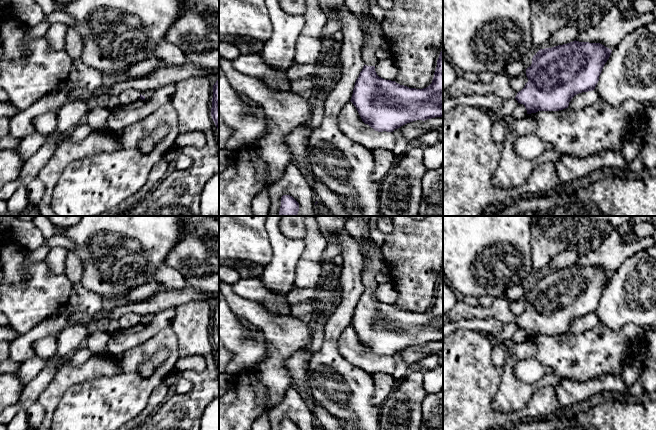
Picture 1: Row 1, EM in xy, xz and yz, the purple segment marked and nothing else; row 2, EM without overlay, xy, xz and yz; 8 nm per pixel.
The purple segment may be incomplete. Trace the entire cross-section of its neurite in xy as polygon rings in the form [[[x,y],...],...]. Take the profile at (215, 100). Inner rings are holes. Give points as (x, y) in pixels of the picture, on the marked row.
[[[219,78],[213,85],[211,116],[219,131]]]

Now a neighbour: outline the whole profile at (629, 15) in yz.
[[[622,0],[619,4],[613,6],[597,25],[578,33],[575,40],[600,43],[613,50],[628,34],[655,20],[656,0]]]

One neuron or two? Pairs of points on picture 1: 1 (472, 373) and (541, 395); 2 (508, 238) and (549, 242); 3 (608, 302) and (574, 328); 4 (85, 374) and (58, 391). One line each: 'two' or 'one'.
1: one
2: two
3: two
4: one

